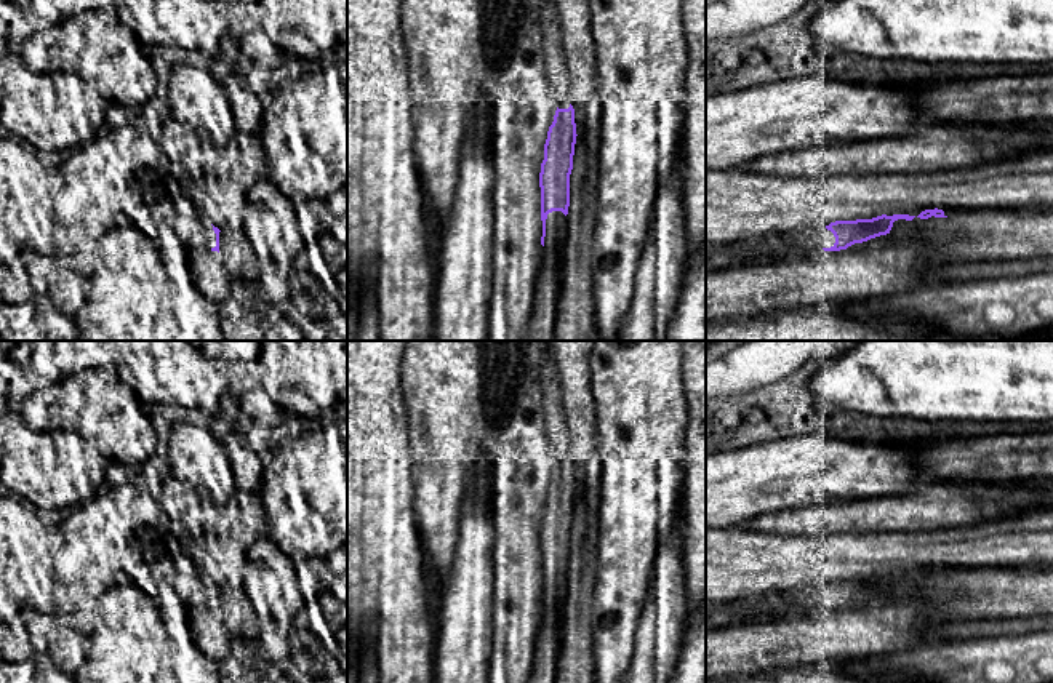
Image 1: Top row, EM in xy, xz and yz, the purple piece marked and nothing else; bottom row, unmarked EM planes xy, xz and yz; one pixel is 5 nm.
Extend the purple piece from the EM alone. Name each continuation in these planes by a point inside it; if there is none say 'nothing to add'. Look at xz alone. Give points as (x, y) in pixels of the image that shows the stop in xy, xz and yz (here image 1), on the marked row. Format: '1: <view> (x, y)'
1: xz (557, 75)
2: xz (556, 224)

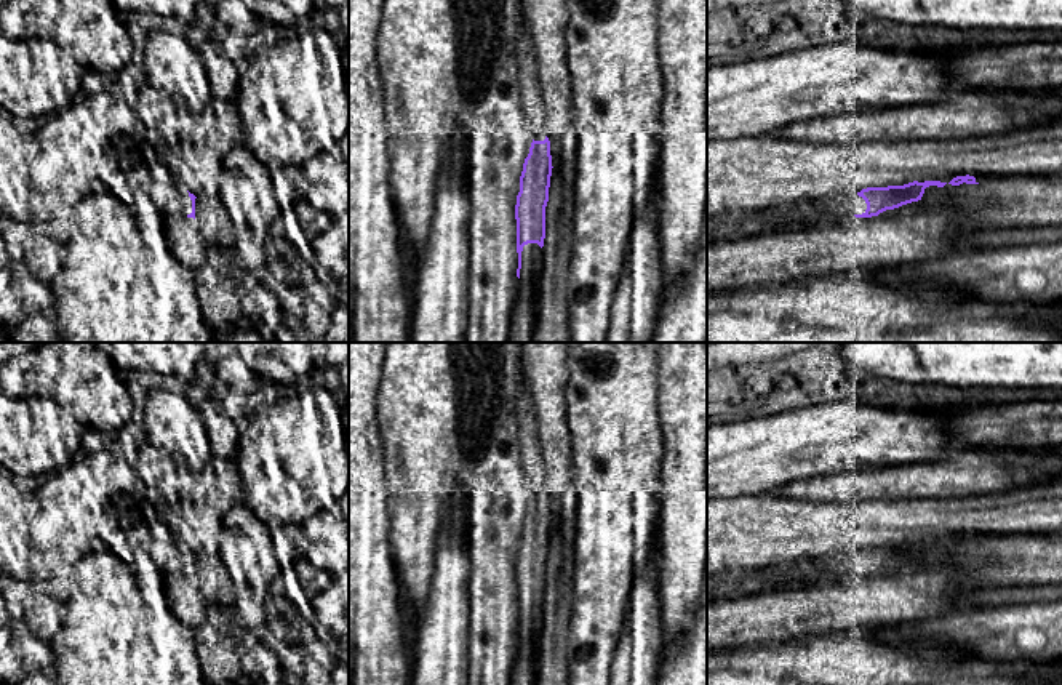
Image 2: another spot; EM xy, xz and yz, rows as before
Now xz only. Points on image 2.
1: xz (533, 108)
2: xz (531, 256)

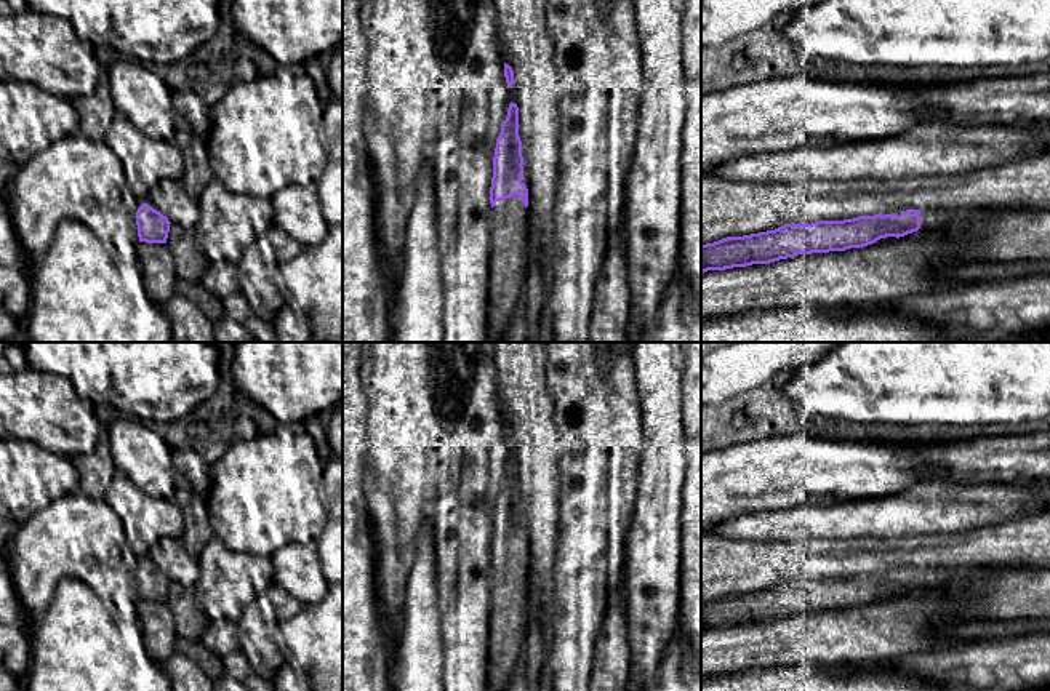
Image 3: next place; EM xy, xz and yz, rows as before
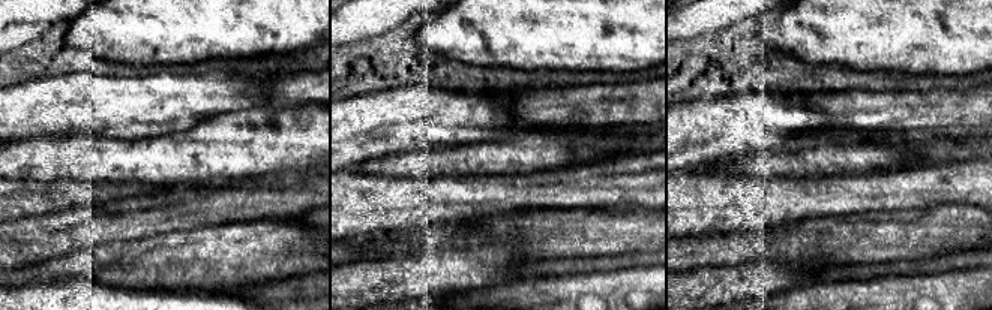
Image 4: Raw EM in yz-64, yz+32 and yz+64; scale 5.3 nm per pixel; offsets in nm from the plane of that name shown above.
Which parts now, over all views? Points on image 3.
1: xz (509, 221)

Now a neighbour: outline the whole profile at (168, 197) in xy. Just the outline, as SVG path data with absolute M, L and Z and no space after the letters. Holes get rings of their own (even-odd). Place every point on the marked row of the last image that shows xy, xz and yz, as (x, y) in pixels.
M160 181L149 190L146 203L166 216L170 222L189 230L194 230L200 218L198 198L192 197L181 181Z

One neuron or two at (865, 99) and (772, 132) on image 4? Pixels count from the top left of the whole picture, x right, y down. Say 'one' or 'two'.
two

